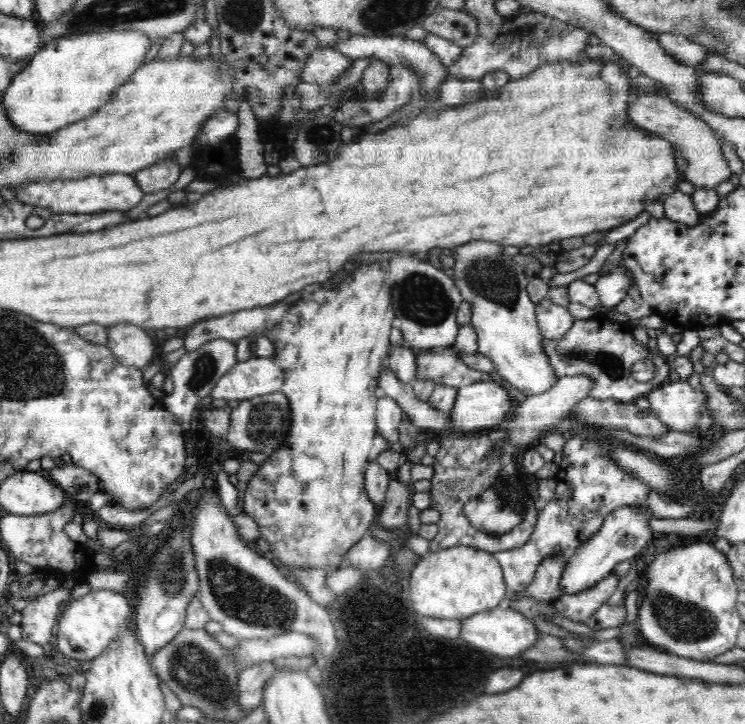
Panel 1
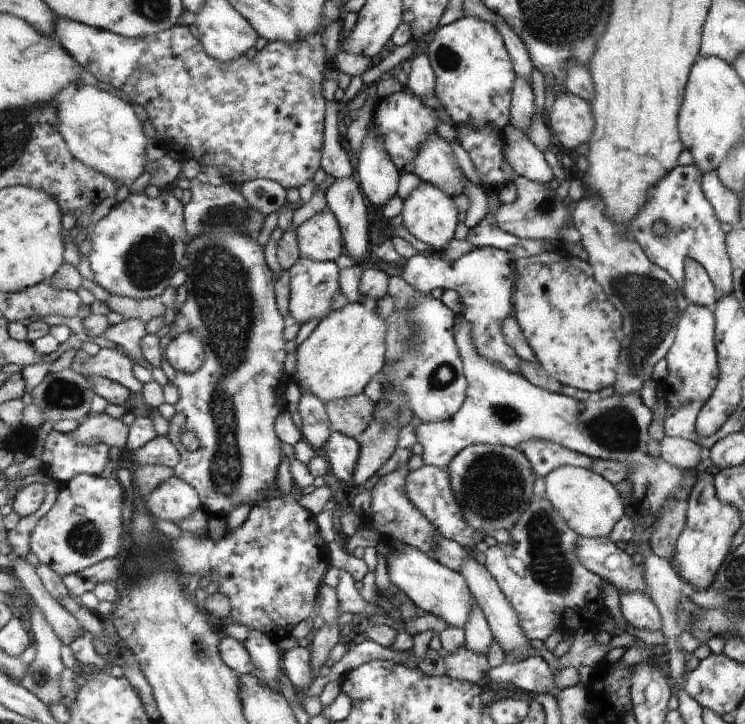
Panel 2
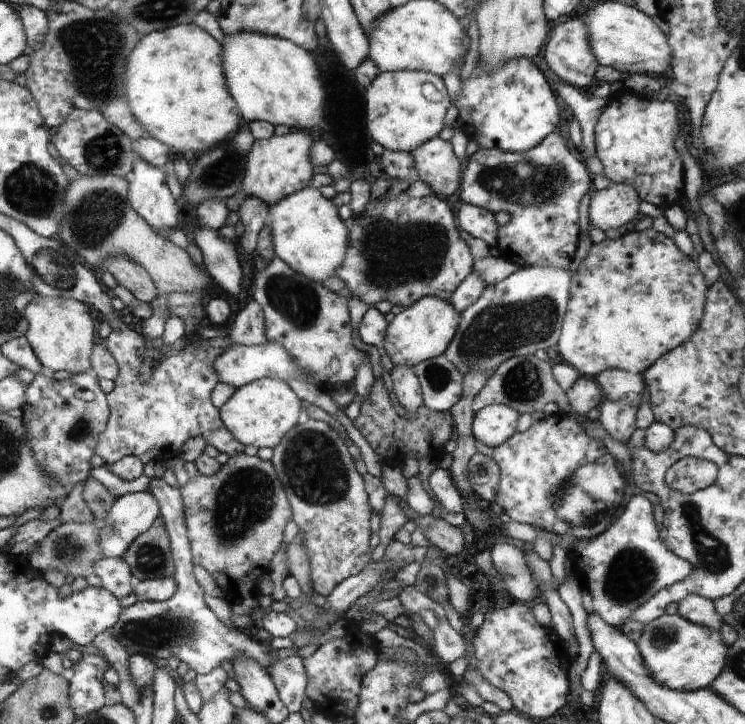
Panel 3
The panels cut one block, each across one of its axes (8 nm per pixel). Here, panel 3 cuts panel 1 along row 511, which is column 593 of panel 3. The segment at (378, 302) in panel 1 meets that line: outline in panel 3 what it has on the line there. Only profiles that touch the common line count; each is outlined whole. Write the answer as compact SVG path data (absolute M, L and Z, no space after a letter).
M654 229L644 230L643 232L630 232L630 234L622 235L617 240L602 240L598 244L592 243L592 248L588 250L588 256L580 262L578 270L572 276L572 296L569 298L568 309L561 326L560 340L557 342L557 351L566 362L578 371L581 377L596 378L599 373L609 369L621 369L630 373L644 374L650 366L657 363L663 356L670 353L670 350L677 349L685 341L689 341L690 336L697 330L701 318L704 316L704 294L706 294L708 286L704 282L704 276L700 274L696 261L692 262L688 256L684 256L676 244Z

